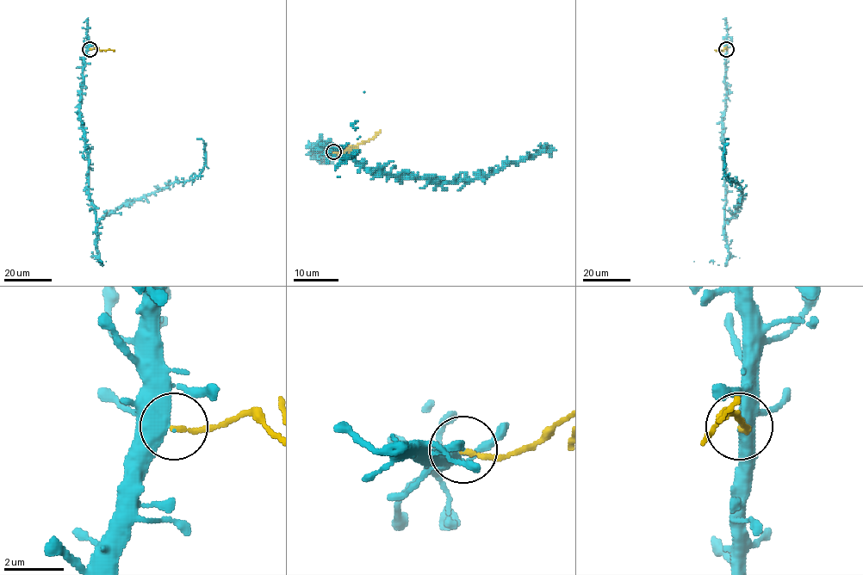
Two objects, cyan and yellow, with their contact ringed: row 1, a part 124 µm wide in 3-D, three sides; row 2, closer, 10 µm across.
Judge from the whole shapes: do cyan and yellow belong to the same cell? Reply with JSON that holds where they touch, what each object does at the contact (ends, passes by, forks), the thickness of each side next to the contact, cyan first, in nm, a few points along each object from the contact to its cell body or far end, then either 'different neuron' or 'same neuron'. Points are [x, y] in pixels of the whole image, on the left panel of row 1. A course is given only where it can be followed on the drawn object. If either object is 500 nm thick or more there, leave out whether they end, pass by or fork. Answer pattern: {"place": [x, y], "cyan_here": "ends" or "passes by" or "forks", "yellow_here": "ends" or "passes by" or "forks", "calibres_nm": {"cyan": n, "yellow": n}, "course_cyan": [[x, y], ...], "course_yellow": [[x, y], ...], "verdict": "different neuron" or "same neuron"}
{"place": [90, 49], "calibres_nm": {"cyan": 550, "yellow": 160}, "course_cyan": [[90, 49], [79, 116], [89, 200], [97, 222], [127, 202], [196, 176], [205, 162], [205, 144], [196, 138]], "course_yellow": [[90, 49], [114, 50]], "verdict": "different neuron"}

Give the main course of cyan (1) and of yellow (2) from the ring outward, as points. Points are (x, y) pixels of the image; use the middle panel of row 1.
1: (333, 151), (318, 152), (314, 147), (348, 151), (366, 169), (441, 182), (480, 180), (549, 147), (533, 156)
2: (333, 151), (341, 152), (373, 139), (381, 131)

